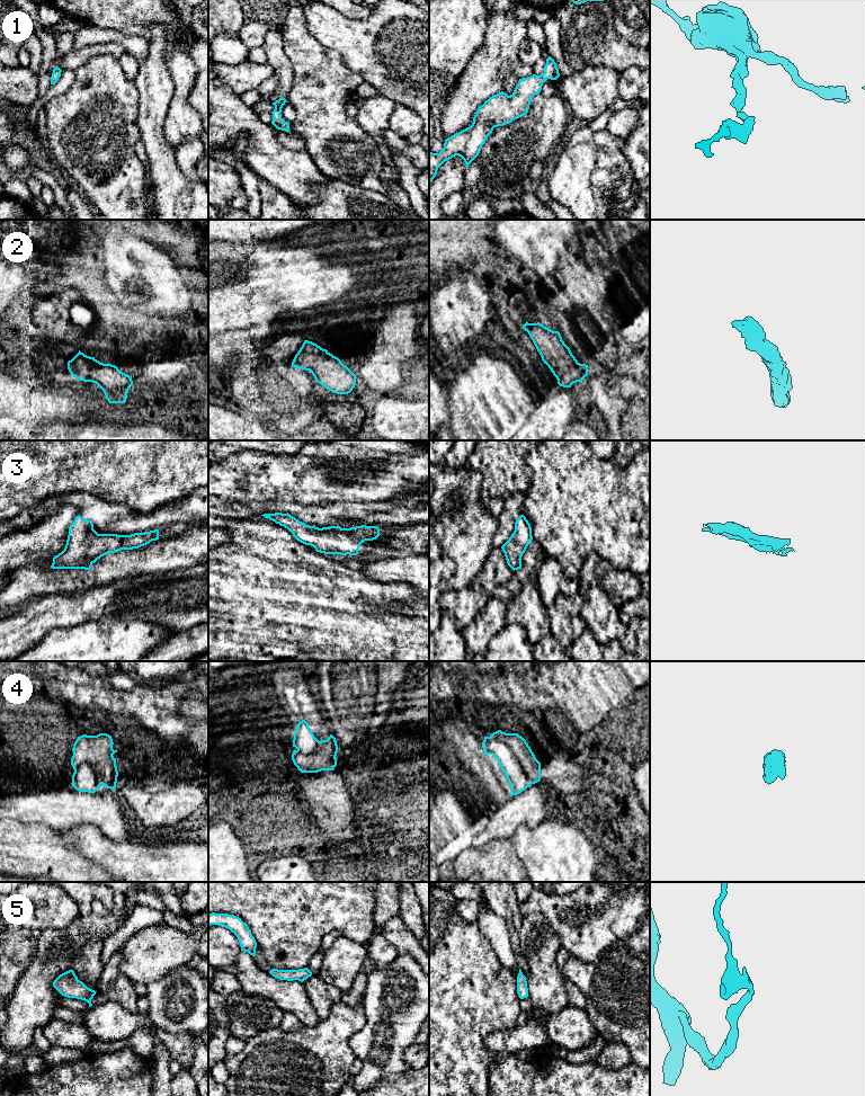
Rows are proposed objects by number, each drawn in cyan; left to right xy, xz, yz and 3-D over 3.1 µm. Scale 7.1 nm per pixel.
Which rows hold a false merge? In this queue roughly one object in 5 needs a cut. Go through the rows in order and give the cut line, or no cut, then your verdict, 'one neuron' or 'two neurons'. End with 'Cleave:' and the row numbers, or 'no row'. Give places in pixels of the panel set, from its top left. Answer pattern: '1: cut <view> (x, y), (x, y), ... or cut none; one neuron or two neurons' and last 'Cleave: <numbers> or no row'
1: cut none; one neuron
2: cut none; one neuron
3: cut none; one neuron
4: cut none; one neuron
5: cut none; one neuron
Cleave: no row

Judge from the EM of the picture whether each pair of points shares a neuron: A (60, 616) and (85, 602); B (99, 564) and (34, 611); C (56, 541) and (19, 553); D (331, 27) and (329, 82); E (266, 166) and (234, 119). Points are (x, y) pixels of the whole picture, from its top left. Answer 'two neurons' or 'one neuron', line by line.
A: one neuron
B: two neurons
C: one neuron
D: two neurons
E: one neuron

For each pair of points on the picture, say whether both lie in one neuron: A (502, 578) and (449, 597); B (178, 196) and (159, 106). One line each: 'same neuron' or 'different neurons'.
A: same neuron
B: same neuron

